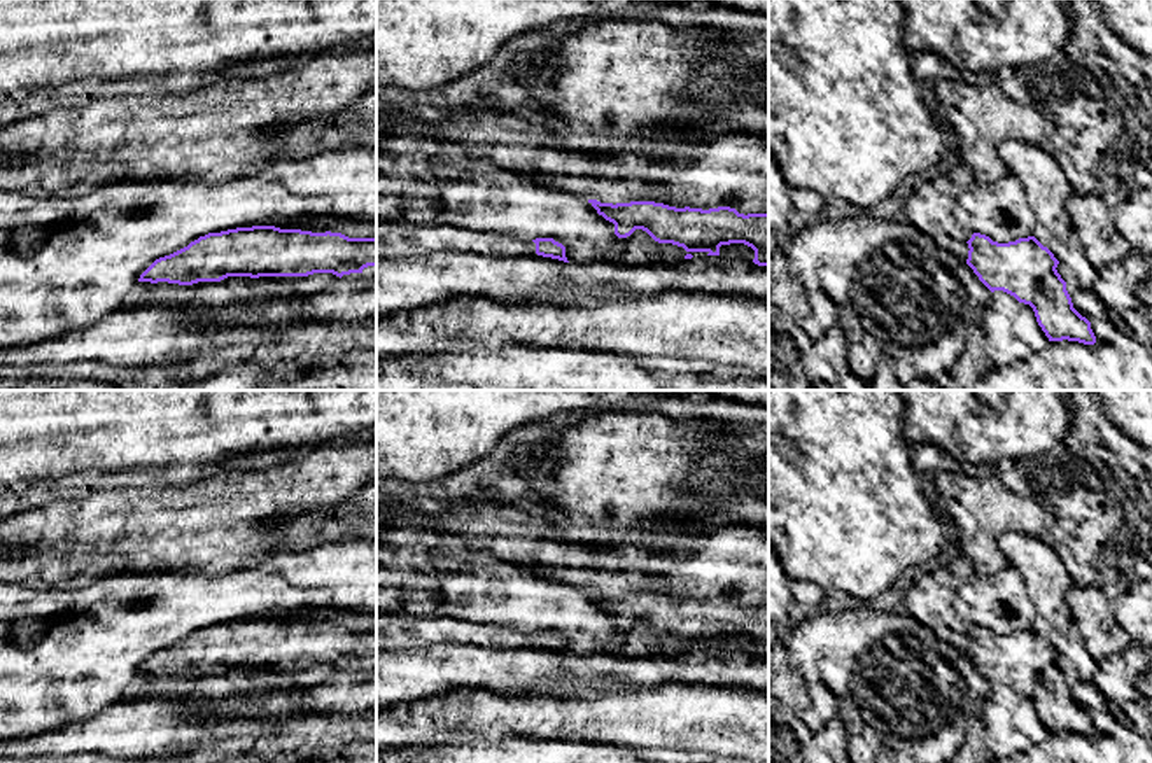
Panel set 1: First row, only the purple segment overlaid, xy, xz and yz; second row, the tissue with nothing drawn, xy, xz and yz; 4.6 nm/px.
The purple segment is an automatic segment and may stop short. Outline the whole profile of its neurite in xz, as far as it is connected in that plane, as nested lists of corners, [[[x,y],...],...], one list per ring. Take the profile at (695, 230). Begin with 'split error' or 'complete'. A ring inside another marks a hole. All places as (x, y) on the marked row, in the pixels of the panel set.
complete; [[[655,201],[588,203],[615,224],[618,238],[636,229],[646,231],[658,243],[672,243],[686,252],[720,256],[721,245],[744,243],[755,250],[753,262],[769,266],[769,214],[739,214],[730,206],[676,208]]]

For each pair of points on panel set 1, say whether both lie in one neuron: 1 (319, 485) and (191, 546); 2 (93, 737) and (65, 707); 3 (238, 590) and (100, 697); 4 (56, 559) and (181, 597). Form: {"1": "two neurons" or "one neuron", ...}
{"1": "one neuron", "2": "two neurons", "3": "one neuron", "4": "two neurons"}

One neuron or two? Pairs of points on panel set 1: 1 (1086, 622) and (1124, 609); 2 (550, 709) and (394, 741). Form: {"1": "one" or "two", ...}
{"1": "two", "2": "one"}

